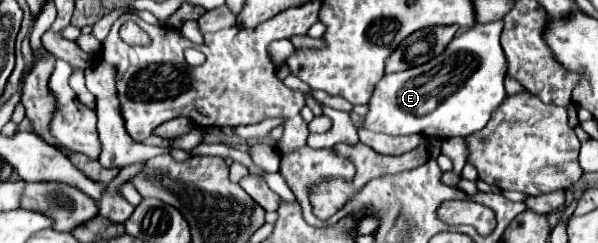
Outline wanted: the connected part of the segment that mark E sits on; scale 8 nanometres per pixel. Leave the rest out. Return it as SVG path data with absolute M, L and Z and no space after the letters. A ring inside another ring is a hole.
M502 20L472 26L468 32L454 36L446 50L422 66L404 72L386 74L372 94L370 110L360 128L390 136L468 136L482 130L494 108L506 98L504 76L506 56L500 46Z

